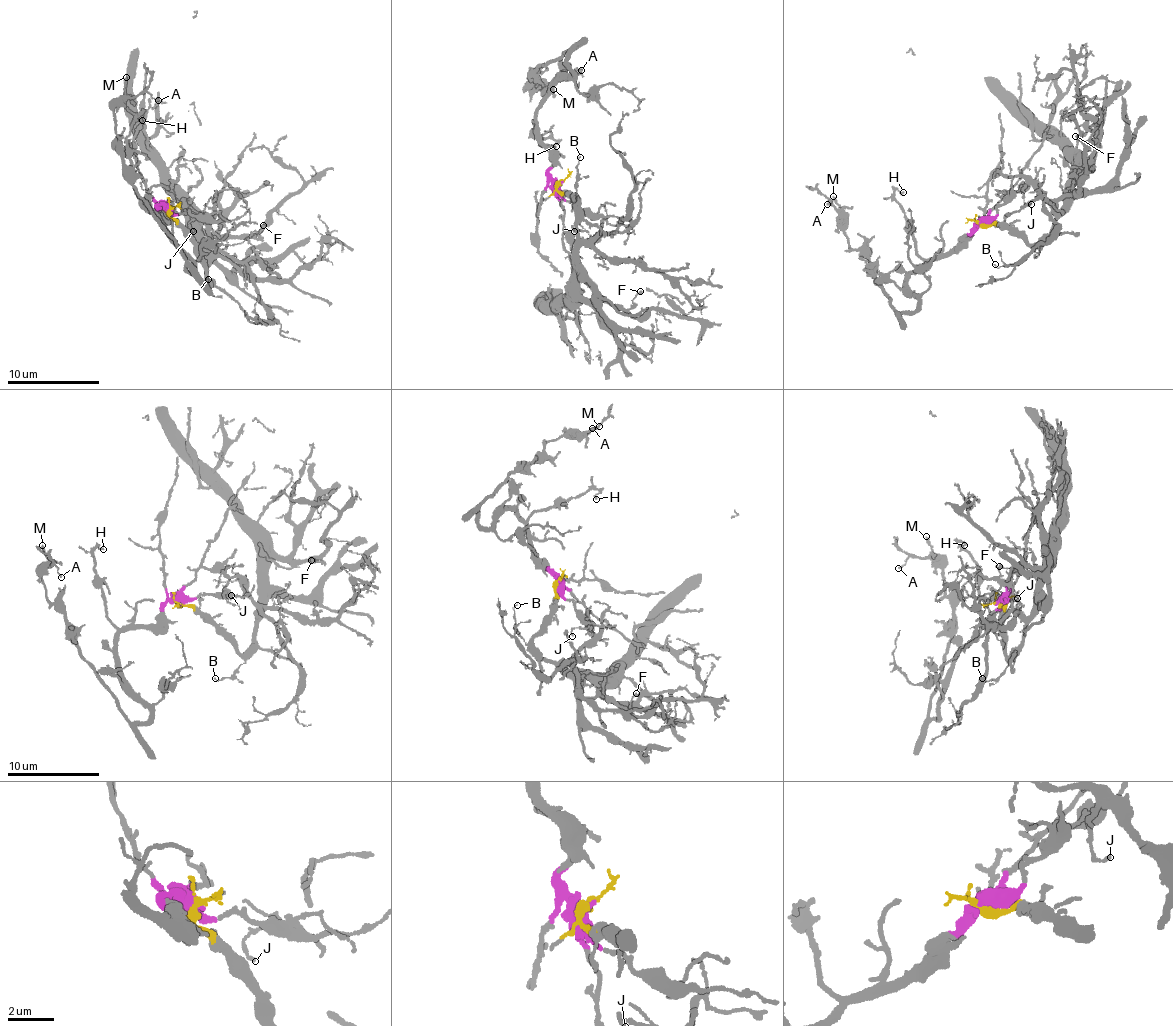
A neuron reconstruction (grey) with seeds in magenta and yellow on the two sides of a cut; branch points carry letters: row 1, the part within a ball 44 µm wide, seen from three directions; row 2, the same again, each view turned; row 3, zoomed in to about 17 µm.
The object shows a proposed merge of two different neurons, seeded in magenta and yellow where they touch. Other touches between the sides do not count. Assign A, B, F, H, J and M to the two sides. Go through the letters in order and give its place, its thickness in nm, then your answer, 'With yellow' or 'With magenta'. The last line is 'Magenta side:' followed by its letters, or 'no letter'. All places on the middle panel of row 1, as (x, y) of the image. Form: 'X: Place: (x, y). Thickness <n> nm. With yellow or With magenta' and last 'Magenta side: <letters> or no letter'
A: Place: (581, 70). Thickness 110 nm. With magenta
B: Place: (580, 157). Thickness 80 nm. With yellow
F: Place: (640, 291). Thickness 190 nm. With yellow
H: Place: (556, 146). Thickness 130 nm. With magenta
J: Place: (574, 231). Thickness 140 nm. With yellow
M: Place: (553, 89). Thickness 180 nm. With magenta
Magenta side: A, H, M

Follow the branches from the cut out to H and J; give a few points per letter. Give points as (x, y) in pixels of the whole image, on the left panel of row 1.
H: (169, 209), (166, 205), (158, 208), (159, 215), (141, 201), (132, 184), (128, 137), (138, 115), (141, 121)
J: (169, 209), (210, 282), (205, 279), (214, 246), (205, 214), (191, 221), (193, 232)

